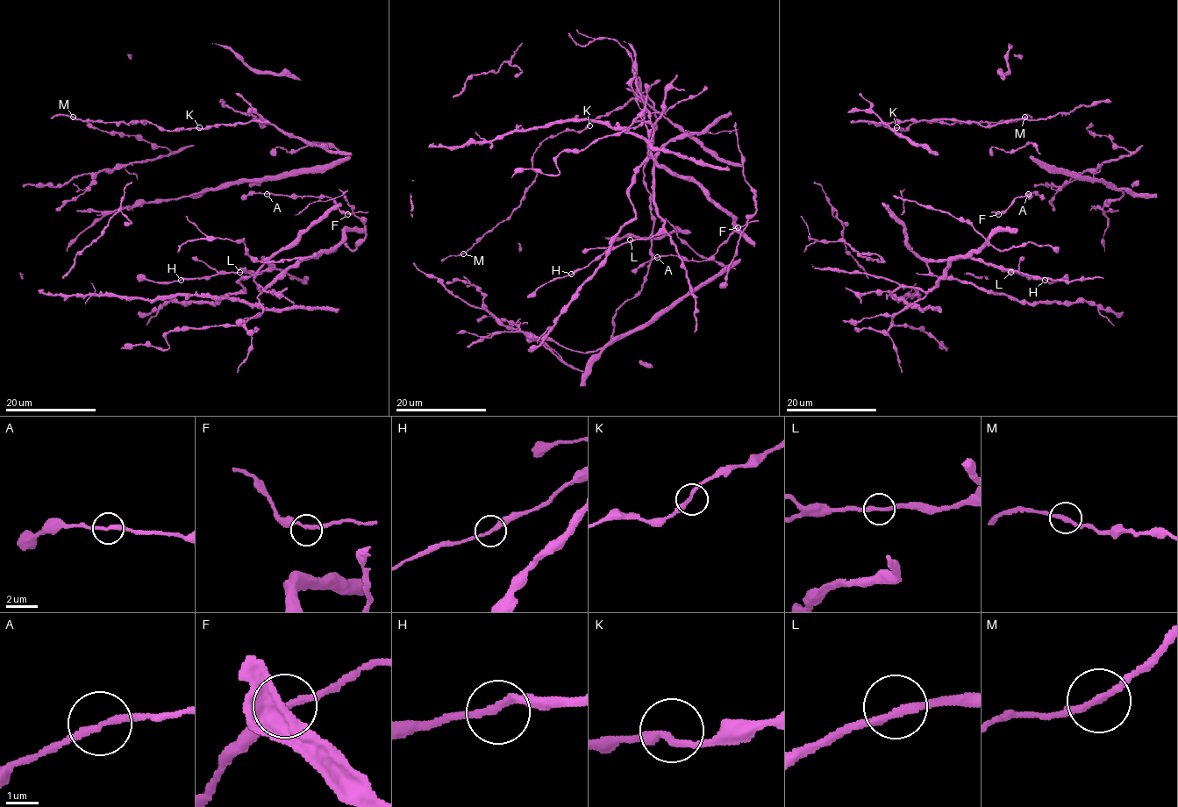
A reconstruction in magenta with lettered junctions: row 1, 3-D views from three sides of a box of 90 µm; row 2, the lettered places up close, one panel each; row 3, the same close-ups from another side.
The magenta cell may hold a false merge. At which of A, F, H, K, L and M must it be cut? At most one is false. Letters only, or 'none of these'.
none of these

